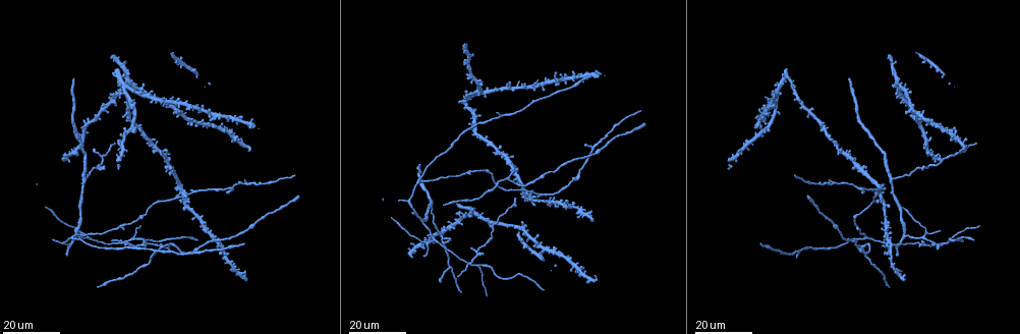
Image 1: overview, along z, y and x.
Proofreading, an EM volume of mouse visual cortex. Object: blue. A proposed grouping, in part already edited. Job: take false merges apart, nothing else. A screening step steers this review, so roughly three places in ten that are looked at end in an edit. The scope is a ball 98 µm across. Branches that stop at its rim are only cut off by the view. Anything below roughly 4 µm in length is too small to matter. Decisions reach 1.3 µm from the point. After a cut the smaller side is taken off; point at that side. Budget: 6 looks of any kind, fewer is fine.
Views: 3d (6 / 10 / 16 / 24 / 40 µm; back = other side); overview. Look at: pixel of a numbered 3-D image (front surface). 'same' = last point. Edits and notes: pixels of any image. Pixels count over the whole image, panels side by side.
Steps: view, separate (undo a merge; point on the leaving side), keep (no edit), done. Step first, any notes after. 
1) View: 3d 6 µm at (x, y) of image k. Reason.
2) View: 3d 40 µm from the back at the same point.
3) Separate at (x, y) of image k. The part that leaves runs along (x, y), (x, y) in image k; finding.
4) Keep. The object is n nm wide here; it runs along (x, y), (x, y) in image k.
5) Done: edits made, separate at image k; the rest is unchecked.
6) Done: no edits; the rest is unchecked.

View: 3d 24 µm at (892, 180) of image 1.

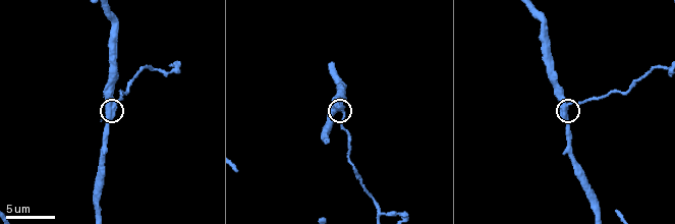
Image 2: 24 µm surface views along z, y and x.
View: 3d 10 µm at (114, 103) of image 2. Closer look.

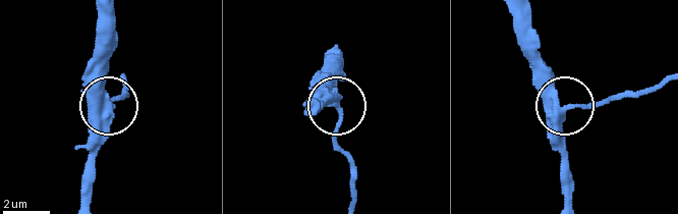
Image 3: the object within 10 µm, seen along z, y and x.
Separate at (333, 138) of image 3. The part that leaves runs along (337, 106), (340, 121), (335, 139), (352, 174), (352, 198) in image 3; two cells meet here.

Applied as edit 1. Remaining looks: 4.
View: 3d 24 µm at (423, 222) of image 1. Small branch off a trunk.

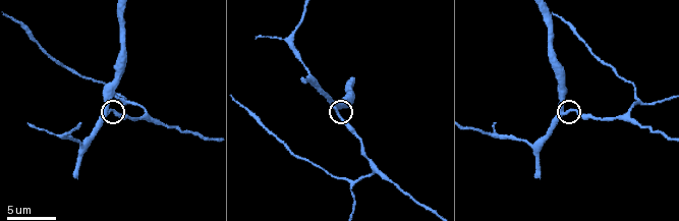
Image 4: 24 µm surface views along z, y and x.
View: 3d 6 µm at (563, 112) of image 4.

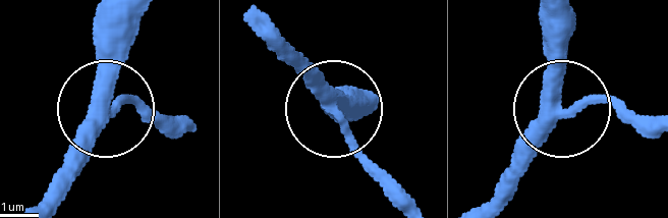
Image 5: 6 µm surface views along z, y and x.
Keep. 3 arms meet here; continuous, no second cell.

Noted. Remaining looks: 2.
View: 3d 16 µm at (471, 263) of image 1. Arms part here.

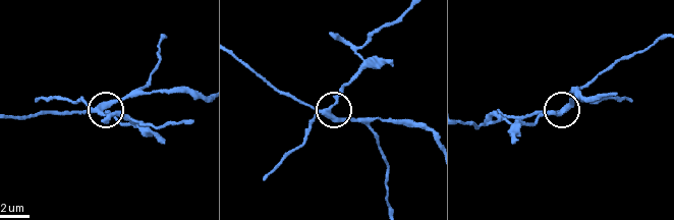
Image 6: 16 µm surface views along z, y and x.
View: 3d 6 µm at (568, 110) of image 6.

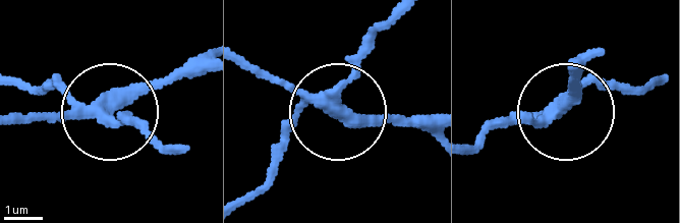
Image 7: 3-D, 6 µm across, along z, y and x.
Separate at (58, 84) of image 7. The part that leaves runs along (98, 115), (127, 115), (160, 141) in image 7; a second cell is stuck on.

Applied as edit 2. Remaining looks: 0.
Done: edits made, separate at image 3, separate at image 7; the rest is unchecked.

